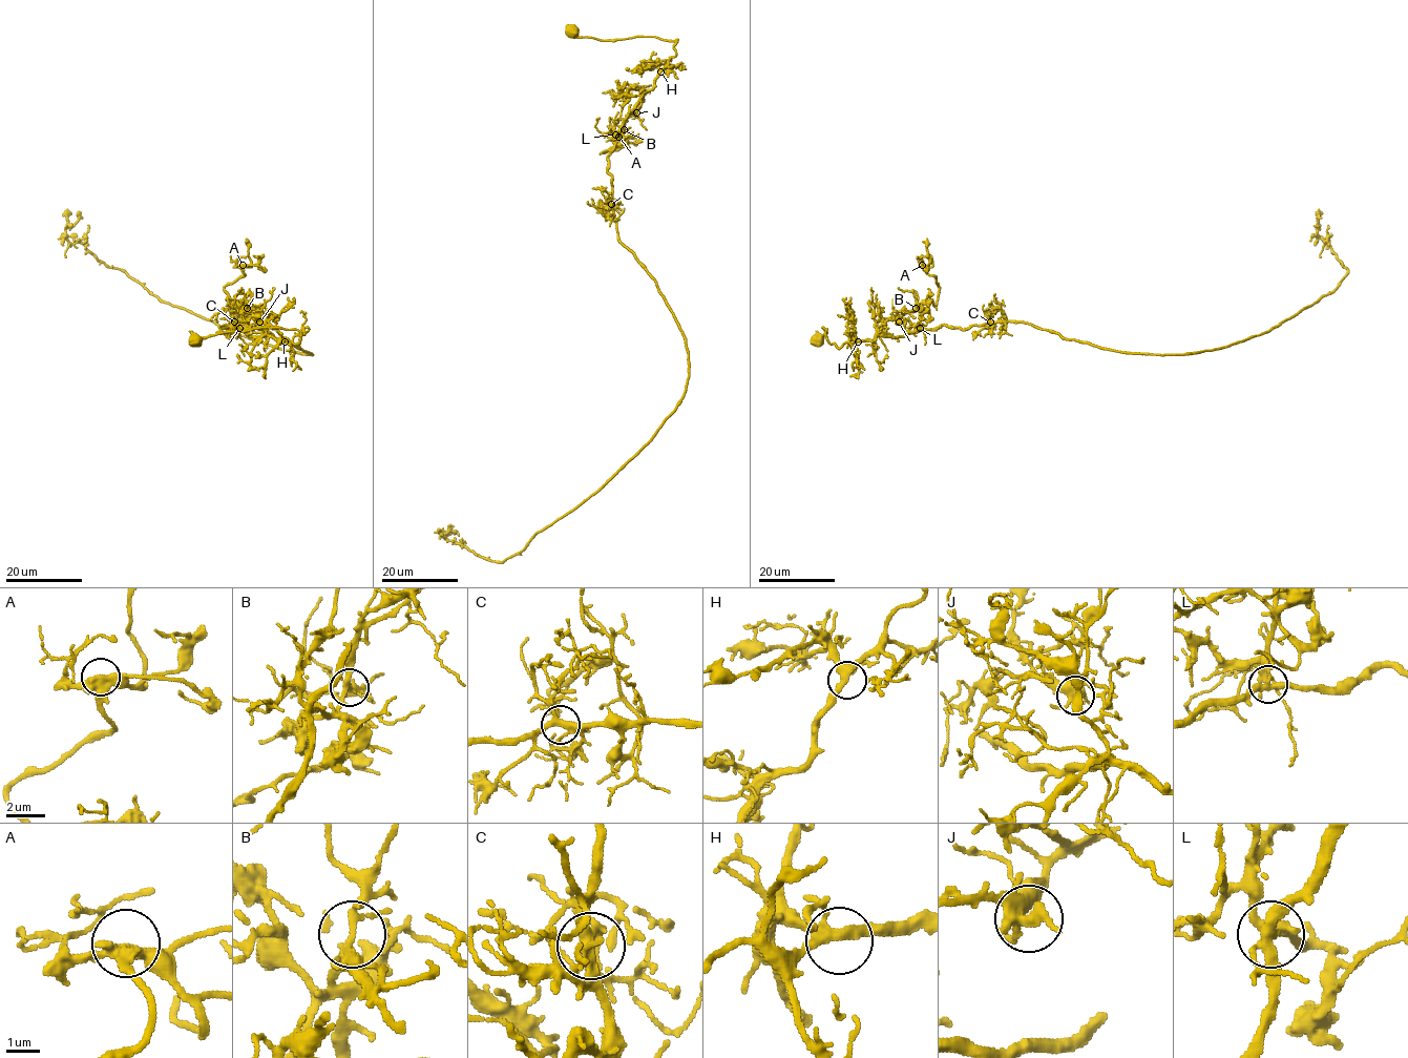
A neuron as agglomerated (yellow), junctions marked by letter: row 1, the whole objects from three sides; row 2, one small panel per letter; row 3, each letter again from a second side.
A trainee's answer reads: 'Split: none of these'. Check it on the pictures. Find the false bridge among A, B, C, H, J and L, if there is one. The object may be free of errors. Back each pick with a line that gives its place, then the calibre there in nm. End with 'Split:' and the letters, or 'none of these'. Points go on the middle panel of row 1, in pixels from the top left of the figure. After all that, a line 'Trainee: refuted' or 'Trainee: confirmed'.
L: Place: (615, 135). Thickness 320 nm
Split: L
Trainee: refuted

